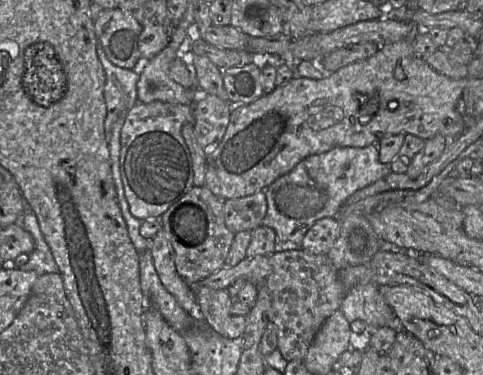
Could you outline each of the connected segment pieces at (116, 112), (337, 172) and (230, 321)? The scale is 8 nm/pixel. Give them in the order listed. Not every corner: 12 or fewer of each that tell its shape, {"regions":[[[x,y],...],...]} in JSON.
{"regions":[[[98,42],[106,76],[105,131],[109,141],[115,121],[138,103],[137,82],[149,60],[132,69],[108,59]],[[377,144],[300,161],[265,188],[277,251],[391,173]],[[227,289],[195,294],[200,317],[226,338],[243,334],[246,316],[230,313]]]}

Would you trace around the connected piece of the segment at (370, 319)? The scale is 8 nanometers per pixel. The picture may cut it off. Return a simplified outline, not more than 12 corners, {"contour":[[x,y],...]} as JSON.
{"contour":[[376,284],[346,293],[339,310],[350,324],[402,329]]}

